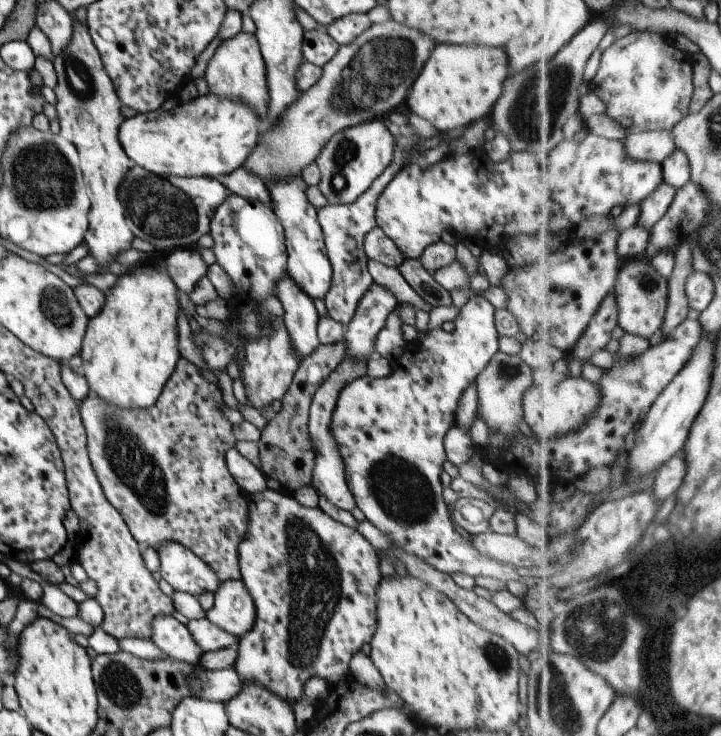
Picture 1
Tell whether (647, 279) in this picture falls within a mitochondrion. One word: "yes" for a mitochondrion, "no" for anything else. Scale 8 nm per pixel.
yes

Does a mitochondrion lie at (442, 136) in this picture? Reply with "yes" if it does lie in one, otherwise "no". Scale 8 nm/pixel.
no

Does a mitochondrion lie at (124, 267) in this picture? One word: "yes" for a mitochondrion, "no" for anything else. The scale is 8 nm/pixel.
no

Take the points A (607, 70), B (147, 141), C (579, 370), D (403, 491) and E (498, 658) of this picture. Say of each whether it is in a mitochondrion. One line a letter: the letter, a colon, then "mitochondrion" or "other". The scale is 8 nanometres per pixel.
A: other
B: other
C: other
D: mitochondrion
E: mitochondrion

